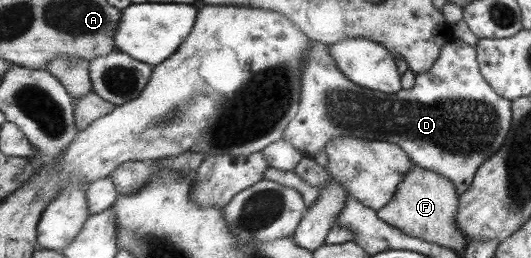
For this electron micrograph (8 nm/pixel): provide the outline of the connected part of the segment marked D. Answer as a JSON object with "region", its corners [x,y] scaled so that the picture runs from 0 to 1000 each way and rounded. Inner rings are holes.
{"region":[[[853,147],[836,171],[825,229],[810,264],[780,291],[780,329],[772,345],[753,345],[753,357],[742,364],[714,360],[697,345],[687,345],[672,326],[663,326],[655,314],[653,298],[648,298],[646,283],[640,283],[637,256],[631,252],[629,225],[621,217],[621,186],[616,186],[614,171],[605,163],[582,159],[578,202],[574,202],[574,236],[567,260],[565,302],[565,360],[563,422],[557,434],[554,461],[542,477],[539,500],[535,500],[531,539],[540,547],[546,562],[556,566],[559,581],[573,593],[573,609],[586,609],[588,597],[606,585],[610,558],[616,558],[618,543],[627,531],[669,531],[670,539],[687,539],[693,547],[731,550],[751,566],[753,578],[766,593],[774,632],[783,636],[787,647],[806,655],[817,671],[829,674],[832,686],[844,690],[851,717],[857,721],[859,748],[864,756],[879,740],[887,725],[887,702],[895,686],[895,667],[921,609],[927,609],[942,574],[947,570],[949,543],[955,531],[955,516],[960,508],[962,477],[962,426],[960,399],[953,380],[940,376],[915,318],[911,318],[908,287],[902,279],[902,248],[895,213],[895,178],[885,178],[866,151]]]}

